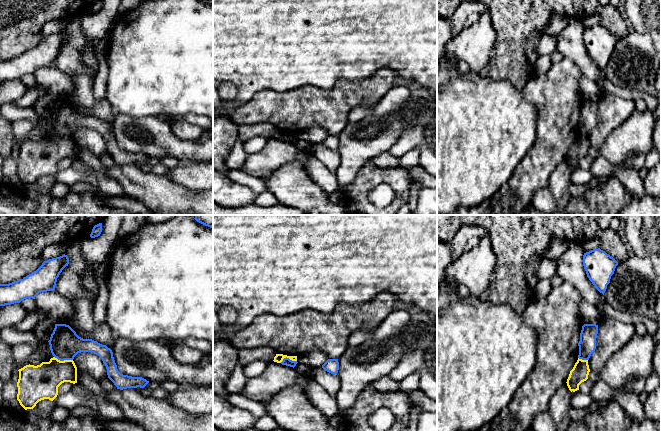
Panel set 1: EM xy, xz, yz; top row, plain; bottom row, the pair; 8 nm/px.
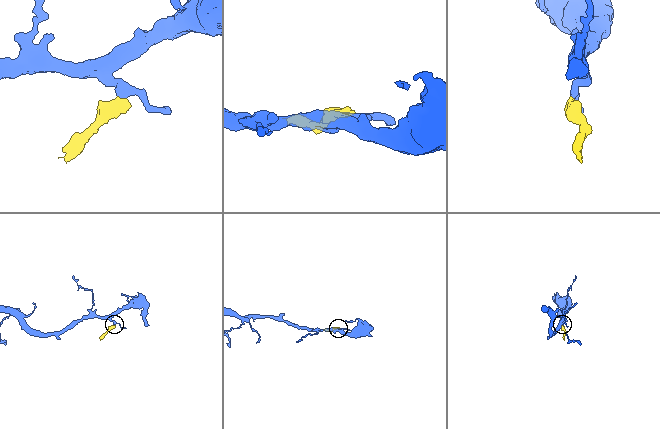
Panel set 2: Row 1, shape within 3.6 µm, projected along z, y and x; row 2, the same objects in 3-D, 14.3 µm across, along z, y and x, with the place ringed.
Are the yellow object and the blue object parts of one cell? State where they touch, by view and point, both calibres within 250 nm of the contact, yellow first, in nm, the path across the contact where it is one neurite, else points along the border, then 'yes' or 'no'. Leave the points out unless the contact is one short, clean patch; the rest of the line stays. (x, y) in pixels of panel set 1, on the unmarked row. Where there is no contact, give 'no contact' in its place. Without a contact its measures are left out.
contact xy (64, 136); calibres 280 and 240 nm; border xy (54, 132), (60, 136), (72, 136); no

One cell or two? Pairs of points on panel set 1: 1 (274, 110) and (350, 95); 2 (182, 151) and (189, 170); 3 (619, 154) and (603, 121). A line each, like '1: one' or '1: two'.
1: one
2: two
3: two

